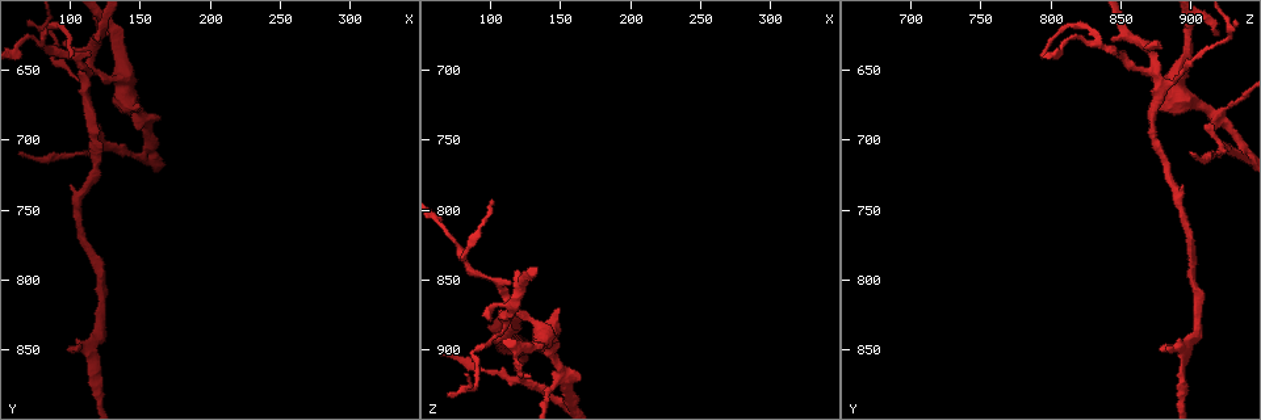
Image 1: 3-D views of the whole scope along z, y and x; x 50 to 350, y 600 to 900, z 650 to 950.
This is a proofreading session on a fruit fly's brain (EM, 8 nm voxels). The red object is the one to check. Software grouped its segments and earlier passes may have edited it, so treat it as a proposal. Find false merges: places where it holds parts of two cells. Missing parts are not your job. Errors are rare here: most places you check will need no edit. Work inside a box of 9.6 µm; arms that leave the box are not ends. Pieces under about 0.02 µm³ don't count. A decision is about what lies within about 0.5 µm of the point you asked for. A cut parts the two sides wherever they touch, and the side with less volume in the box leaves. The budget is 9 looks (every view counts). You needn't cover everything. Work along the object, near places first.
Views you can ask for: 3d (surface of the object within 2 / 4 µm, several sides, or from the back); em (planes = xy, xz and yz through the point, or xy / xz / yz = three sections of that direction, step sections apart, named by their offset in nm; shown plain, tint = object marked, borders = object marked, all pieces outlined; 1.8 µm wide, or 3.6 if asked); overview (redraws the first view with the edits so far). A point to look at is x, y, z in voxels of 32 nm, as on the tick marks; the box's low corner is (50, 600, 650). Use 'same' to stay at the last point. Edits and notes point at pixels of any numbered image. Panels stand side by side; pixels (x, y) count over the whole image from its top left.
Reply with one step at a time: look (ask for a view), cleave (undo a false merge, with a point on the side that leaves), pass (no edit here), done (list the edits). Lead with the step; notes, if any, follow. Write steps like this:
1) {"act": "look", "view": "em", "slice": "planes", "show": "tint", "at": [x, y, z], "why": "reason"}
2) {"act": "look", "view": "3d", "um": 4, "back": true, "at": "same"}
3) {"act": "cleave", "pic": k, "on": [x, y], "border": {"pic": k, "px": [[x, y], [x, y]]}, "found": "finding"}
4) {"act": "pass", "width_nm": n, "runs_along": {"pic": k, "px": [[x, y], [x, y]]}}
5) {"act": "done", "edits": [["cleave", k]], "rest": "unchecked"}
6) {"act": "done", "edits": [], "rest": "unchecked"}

{"act": "look", "view": "em", "slice": "xy", "step": 16, "show": "tint", "at": [148, 682, 916], "why": "three arms meet"}

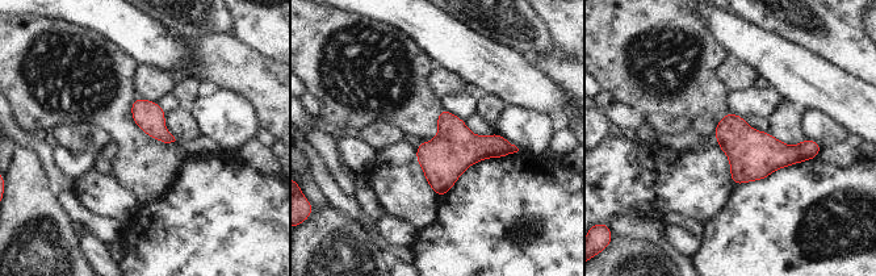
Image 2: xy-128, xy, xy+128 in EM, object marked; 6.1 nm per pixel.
{"act": "pass", "width_nm": 150, "found": "one cell here"}

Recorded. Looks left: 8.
{"act": "look", "view": "3d", "um": 2, "at": [114, 648, 872], "why": "sudden change in width"}

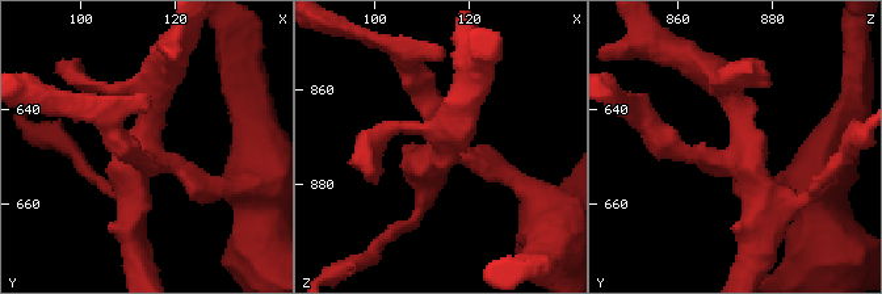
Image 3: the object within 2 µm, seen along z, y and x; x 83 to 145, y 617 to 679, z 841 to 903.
{"act": "look", "view": "em", "slice": "yz", "step": 8, "show": "borders", "at": [113, 650, 872]}

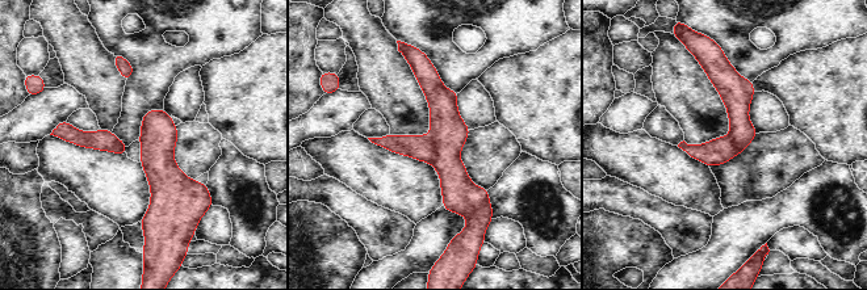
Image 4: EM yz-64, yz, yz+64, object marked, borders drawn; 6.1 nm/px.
{"act": "look", "view": "em", "slice": "planes", "show": "borders", "at": "same"}

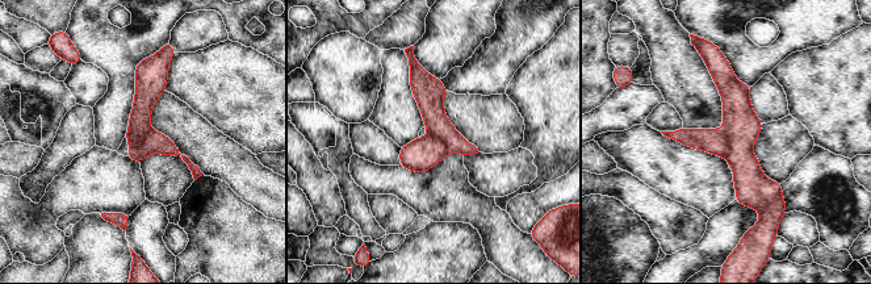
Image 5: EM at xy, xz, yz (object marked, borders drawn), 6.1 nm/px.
{"act": "cleave", "pic": 5, "on": [143, 104], "part_leaving": {"pic": 5, "px": [[714, 59], [736, 97], [761, 208]]}, "found": "two cells meet here"}

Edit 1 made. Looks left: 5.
{"act": "done", "edits": [["cleave", 5]], "rest": "unchecked"}

